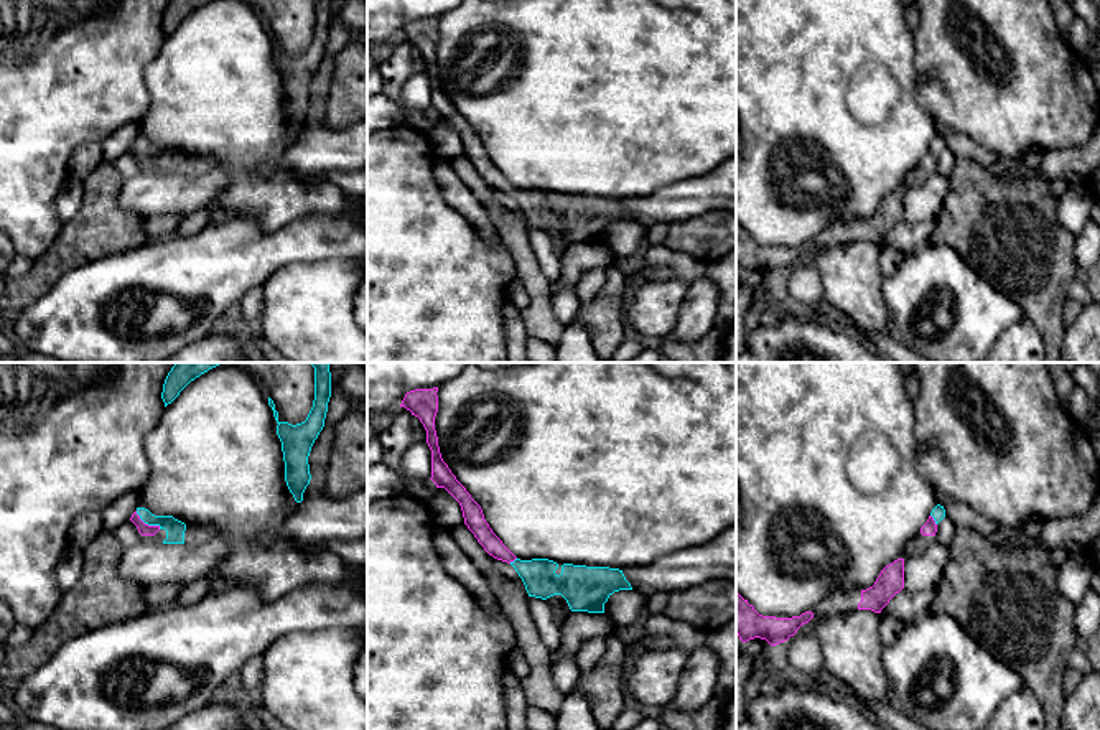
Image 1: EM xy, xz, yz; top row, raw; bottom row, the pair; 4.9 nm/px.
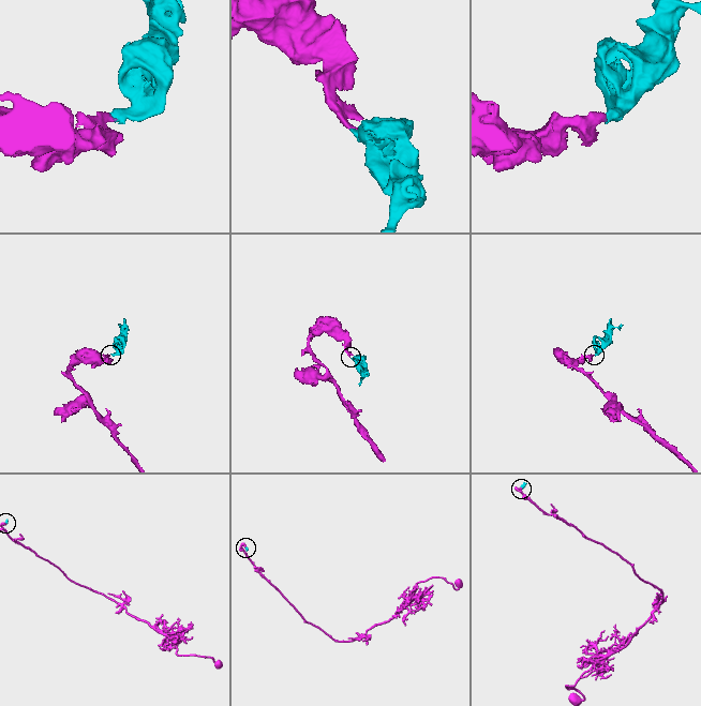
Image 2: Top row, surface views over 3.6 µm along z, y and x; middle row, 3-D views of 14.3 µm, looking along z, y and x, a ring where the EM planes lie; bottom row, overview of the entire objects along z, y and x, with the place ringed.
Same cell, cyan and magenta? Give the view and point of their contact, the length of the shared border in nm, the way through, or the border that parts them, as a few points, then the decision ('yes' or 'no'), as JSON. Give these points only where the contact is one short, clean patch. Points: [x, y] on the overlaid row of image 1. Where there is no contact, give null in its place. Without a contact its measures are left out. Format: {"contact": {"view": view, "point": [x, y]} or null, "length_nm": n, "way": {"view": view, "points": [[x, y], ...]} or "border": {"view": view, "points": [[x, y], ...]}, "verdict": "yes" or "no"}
{"contact": {"view": "xy", "point": [147, 523]}, "length_nm": 150, "way": {"view": "xy", "points": [[175, 529], [168, 523], [147, 523], [144, 529]]}, "verdict": "yes"}

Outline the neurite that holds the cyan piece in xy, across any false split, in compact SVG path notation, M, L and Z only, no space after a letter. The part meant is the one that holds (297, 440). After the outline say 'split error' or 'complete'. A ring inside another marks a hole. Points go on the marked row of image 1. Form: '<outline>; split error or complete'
M311 363L311 366L315 367L315 400L305 422L296 425L280 422L275 404L268 397L268 405L278 423L277 435L282 442L285 481L296 503L303 501L303 493L311 480L308 456L315 440L324 427L331 397L329 363Z; complete

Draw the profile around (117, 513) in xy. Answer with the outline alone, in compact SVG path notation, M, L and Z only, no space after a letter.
M125 493L100 511L102 527L105 531L115 531L119 526L130 521L132 514L138 508L137 493Z

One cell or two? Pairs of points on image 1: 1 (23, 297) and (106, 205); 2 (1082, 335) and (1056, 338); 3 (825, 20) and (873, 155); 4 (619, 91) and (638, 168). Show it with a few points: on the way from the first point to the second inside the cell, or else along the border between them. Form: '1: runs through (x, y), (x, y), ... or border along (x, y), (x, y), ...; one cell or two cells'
1: runs through (45, 274), (91, 228); one cell
2: border along (1067, 327), (1062, 345); two cells
3: runs through (827, 53), (827, 109), (840, 122); one cell
4: runs through (619, 111), (629, 149); one cell

